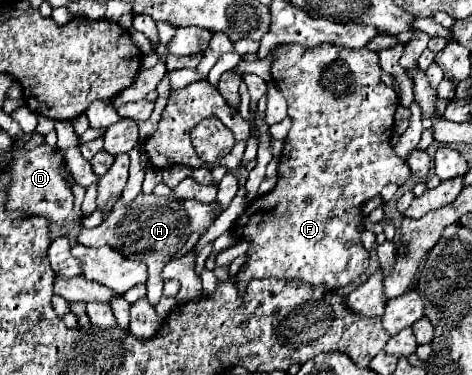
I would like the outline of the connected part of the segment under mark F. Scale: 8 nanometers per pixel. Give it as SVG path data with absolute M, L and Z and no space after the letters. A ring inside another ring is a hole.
M281 44L275 46L269 56L273 58L273 82L287 100L293 126L281 152L277 186L269 194L255 198L231 228L237 240L249 242L247 262L239 268L235 286L241 298L245 298L247 284L261 278L299 280L311 286L325 286L335 292L359 278L369 266L369 254L361 244L361 234L365 230L361 206L379 194L385 185L394 183L401 186L411 176L407 162L399 158L389 144L393 134L397 92L383 84L379 54L367 48L349 50L333 44L305 48L297 44ZM321 174L343 174L337 188L337 196L341 196L341 200L325 202L325 196L321 194Z

